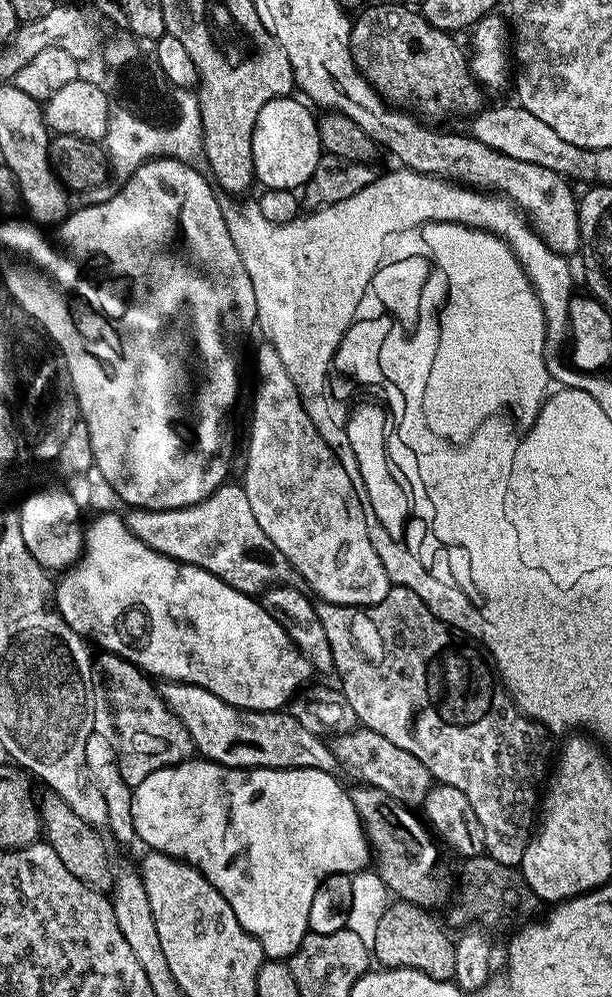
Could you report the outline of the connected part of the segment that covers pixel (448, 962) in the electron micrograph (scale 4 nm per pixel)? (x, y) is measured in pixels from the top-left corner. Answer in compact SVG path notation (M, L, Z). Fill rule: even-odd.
M397 899L389 903L386 914L378 921L374 946L370 950L381 969L409 968L418 970L435 980L452 980L456 940L448 937L448 932L432 917L433 913L417 904Z

